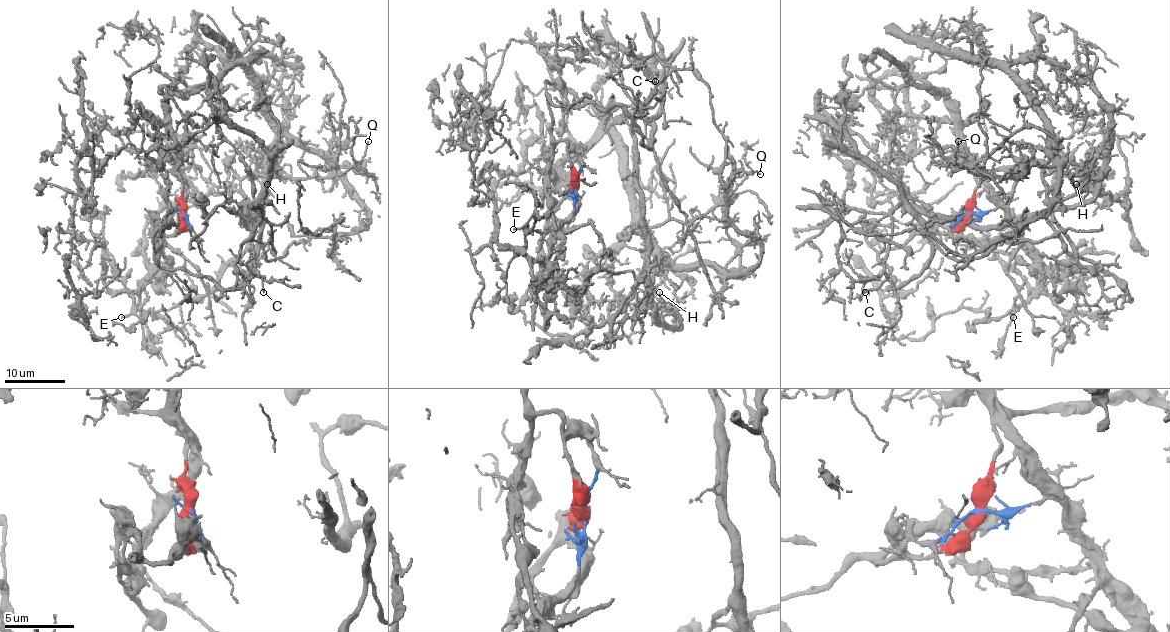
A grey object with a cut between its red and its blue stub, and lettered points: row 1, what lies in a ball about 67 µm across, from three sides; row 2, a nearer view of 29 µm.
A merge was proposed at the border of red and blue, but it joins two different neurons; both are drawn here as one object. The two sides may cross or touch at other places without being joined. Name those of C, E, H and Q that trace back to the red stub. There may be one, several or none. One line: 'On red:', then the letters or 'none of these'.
On red: C, H, Q

